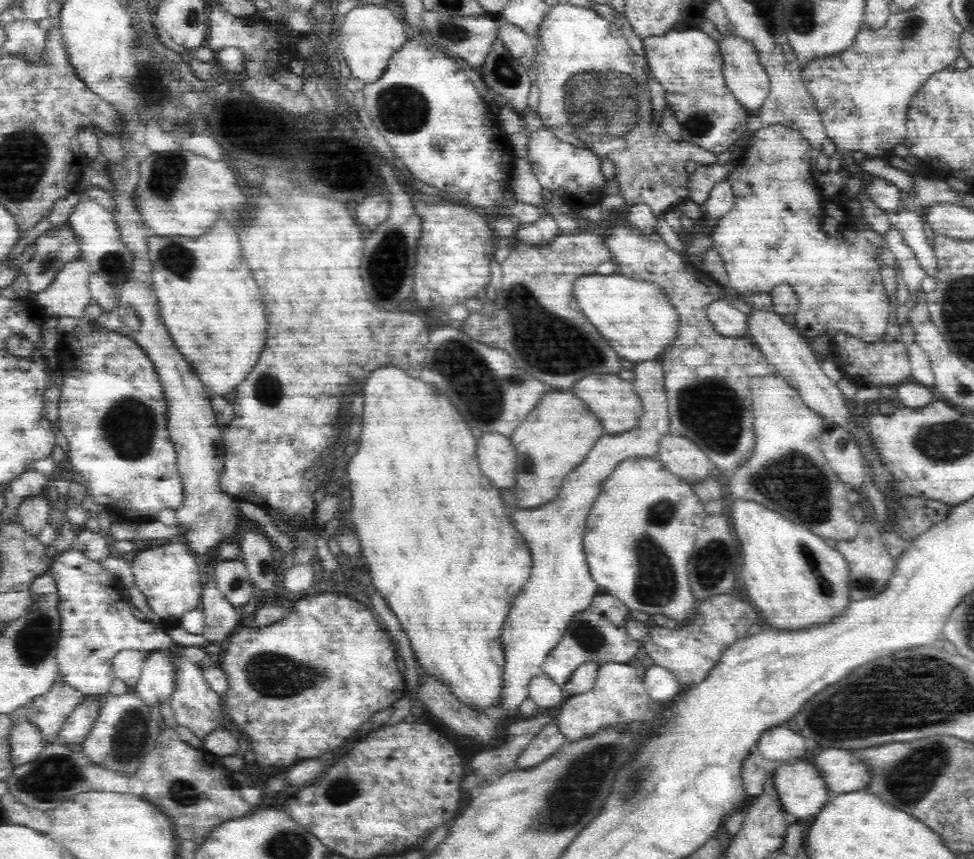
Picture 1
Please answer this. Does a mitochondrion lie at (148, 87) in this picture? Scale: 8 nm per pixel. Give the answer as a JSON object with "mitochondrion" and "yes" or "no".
{"mitochondrion":"yes"}

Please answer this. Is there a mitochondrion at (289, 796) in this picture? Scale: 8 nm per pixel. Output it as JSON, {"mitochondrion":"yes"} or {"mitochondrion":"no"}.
{"mitochondrion":"no"}

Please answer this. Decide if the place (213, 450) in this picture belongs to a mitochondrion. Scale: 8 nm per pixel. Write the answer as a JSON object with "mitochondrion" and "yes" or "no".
{"mitochondrion":"yes"}

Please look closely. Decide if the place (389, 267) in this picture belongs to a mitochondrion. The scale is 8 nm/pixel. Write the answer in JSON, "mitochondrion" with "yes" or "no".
{"mitochondrion":"yes"}

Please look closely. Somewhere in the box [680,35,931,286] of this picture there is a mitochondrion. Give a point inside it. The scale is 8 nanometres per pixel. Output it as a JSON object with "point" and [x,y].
{"point":[699,125]}

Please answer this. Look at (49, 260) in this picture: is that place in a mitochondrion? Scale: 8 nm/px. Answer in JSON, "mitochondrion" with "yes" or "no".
{"mitochondrion":"yes"}

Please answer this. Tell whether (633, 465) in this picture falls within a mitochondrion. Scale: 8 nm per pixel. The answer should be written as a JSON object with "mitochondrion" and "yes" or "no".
{"mitochondrion":"no"}

